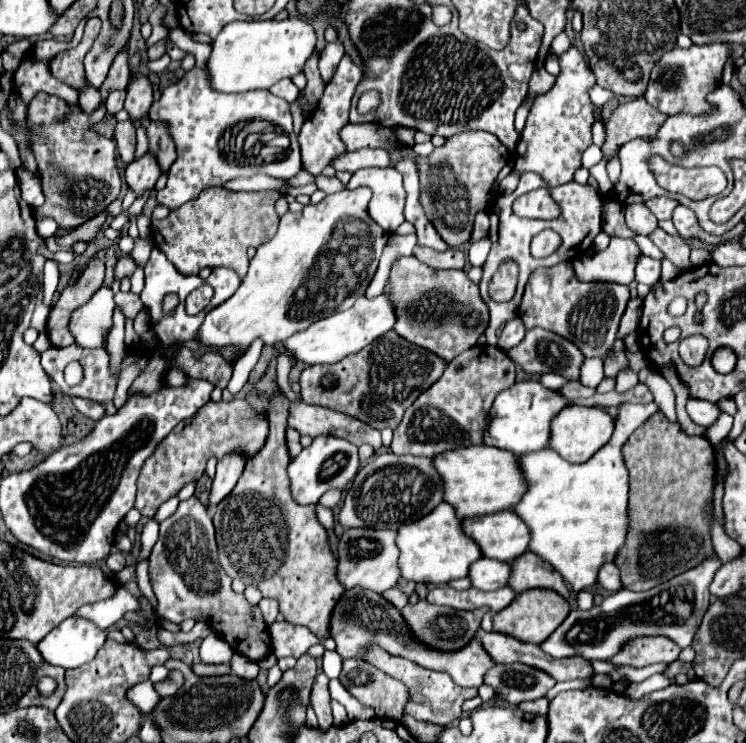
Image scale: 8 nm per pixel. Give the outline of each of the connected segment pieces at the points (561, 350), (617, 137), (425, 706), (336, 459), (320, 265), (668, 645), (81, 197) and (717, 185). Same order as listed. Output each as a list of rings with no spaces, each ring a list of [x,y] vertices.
[[[544,328],[528,330],[526,338],[508,350],[508,356],[528,374],[556,372],[568,380],[580,378],[580,364],[584,362],[582,352],[570,340]]]
[[[643,96],[634,98],[625,104],[620,104],[612,112],[610,120],[604,124],[606,128],[606,140],[602,146],[608,176],[612,182],[620,174],[620,158],[618,148],[634,138],[656,138],[656,132],[660,130],[660,124],[664,124],[668,116],[658,112],[656,108],[648,104]]]
[[[370,644],[362,654],[360,660],[370,662],[372,666],[380,668],[382,672],[386,672],[388,676],[400,680],[406,688],[408,688],[408,704],[404,706],[404,712],[414,716],[416,720],[424,720],[424,722],[432,722],[432,724],[440,724],[440,726],[448,726],[452,722],[456,722],[462,716],[462,702],[468,698],[478,696],[478,690],[474,688],[464,688],[454,684],[452,678],[446,676],[446,672],[436,672],[436,670],[428,670],[422,668],[406,658],[398,658],[392,656],[388,652],[384,652],[380,646]]]
[[[316,436],[308,448],[304,448],[298,458],[288,466],[288,476],[292,482],[292,496],[298,504],[318,504],[320,496],[330,488],[344,490],[348,482],[356,476],[360,466],[358,446],[340,440],[338,436]]]
[[[368,188],[358,190],[342,190],[326,196],[320,204],[308,204],[302,212],[288,212],[280,218],[280,228],[272,240],[258,246],[256,256],[250,260],[248,274],[242,278],[238,290],[220,306],[212,308],[202,326],[196,332],[196,342],[206,346],[206,352],[220,354],[222,348],[232,348],[232,364],[246,354],[256,338],[260,338],[266,346],[274,346],[284,342],[294,332],[304,330],[318,318],[324,318],[338,310],[348,310],[356,296],[362,296],[376,274],[378,260],[382,256],[382,248],[388,242],[388,234],[368,218],[366,206],[372,192]]]
[[[638,636],[636,640],[628,640],[628,646],[624,646],[616,656],[612,656],[612,664],[622,666],[648,666],[656,662],[672,664],[678,660],[680,648],[676,642],[668,640],[666,636]]]
[[[122,50],[114,58],[114,64],[112,64],[112,68],[108,72],[108,78],[100,86],[102,102],[100,102],[100,108],[96,108],[96,112],[84,114],[82,108],[78,108],[78,106],[72,108],[64,100],[60,100],[58,96],[50,96],[50,94],[44,94],[44,92],[38,92],[34,96],[34,100],[30,100],[28,110],[26,110],[26,128],[28,128],[30,140],[32,140],[32,152],[34,152],[36,162],[38,162],[42,190],[44,190],[44,196],[46,196],[44,206],[35,210],[36,220],[46,216],[56,220],[60,230],[74,230],[80,224],[84,224],[86,220],[90,220],[92,216],[96,216],[102,210],[106,210],[110,206],[110,202],[118,198],[118,194],[120,194],[120,176],[118,176],[118,170],[116,170],[116,164],[114,164],[116,144],[110,138],[100,136],[94,130],[94,124],[98,124],[104,118],[104,114],[106,114],[106,98],[108,98],[108,94],[116,86],[126,86],[128,78],[130,78],[128,50]]]
[[[650,156],[650,168],[656,182],[668,192],[682,194],[690,200],[702,200],[706,196],[720,194],[726,188],[726,176],[720,168],[682,168],[670,164],[660,156]]]

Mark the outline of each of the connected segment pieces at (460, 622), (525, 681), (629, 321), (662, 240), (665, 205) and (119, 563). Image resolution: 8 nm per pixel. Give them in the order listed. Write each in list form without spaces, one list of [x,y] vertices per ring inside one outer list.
[[[420,600],[414,606],[404,606],[402,614],[404,614],[404,622],[408,624],[412,636],[416,640],[420,640],[420,644],[426,644],[428,648],[440,650],[440,652],[456,652],[460,648],[464,648],[476,634],[476,630],[480,628],[482,616],[488,612],[488,608],[478,608],[478,610],[454,610],[448,606],[432,606],[426,600]]]
[[[496,664],[486,672],[484,682],[510,704],[542,698],[556,684],[552,676],[526,664]]]
[[[630,298],[628,302],[628,308],[620,320],[620,328],[618,328],[618,338],[626,338],[628,334],[636,332],[638,328],[638,322],[640,322],[640,316],[642,316],[642,302],[640,298]]]
[[[656,228],[648,238],[650,238],[650,240],[664,252],[664,256],[666,256],[670,262],[674,262],[678,268],[688,268],[688,266],[690,266],[690,260],[688,260],[688,256],[690,256],[690,246],[686,244],[684,238],[680,238],[680,236],[670,236],[670,234],[666,234],[662,228]]]
[[[652,198],[646,202],[646,206],[658,220],[670,220],[678,202],[674,198]]]
[[[112,552],[112,554],[108,556],[106,564],[108,564],[108,568],[110,568],[112,572],[118,572],[118,570],[122,570],[122,568],[126,566],[126,554],[122,554],[122,552]]]

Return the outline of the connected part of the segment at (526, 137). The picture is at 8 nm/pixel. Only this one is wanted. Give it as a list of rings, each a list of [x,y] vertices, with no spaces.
[[[570,46],[564,54],[558,54],[558,62],[560,74],[556,84],[544,96],[536,98],[526,120],[526,132],[522,132],[516,146],[516,164],[499,184],[500,194],[512,193],[517,187],[517,175],[522,172],[536,172],[548,188],[570,182],[576,168],[580,168],[582,152],[592,144],[590,130],[594,124],[594,104],[590,102],[588,88],[596,82],[596,78],[574,46]]]

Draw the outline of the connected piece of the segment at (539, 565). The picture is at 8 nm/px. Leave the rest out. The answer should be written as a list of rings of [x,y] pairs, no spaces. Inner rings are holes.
[[[530,550],[512,560],[510,568],[512,576],[508,578],[508,586],[514,588],[514,592],[524,592],[530,588],[550,588],[564,598],[568,598],[570,594],[562,576]]]

